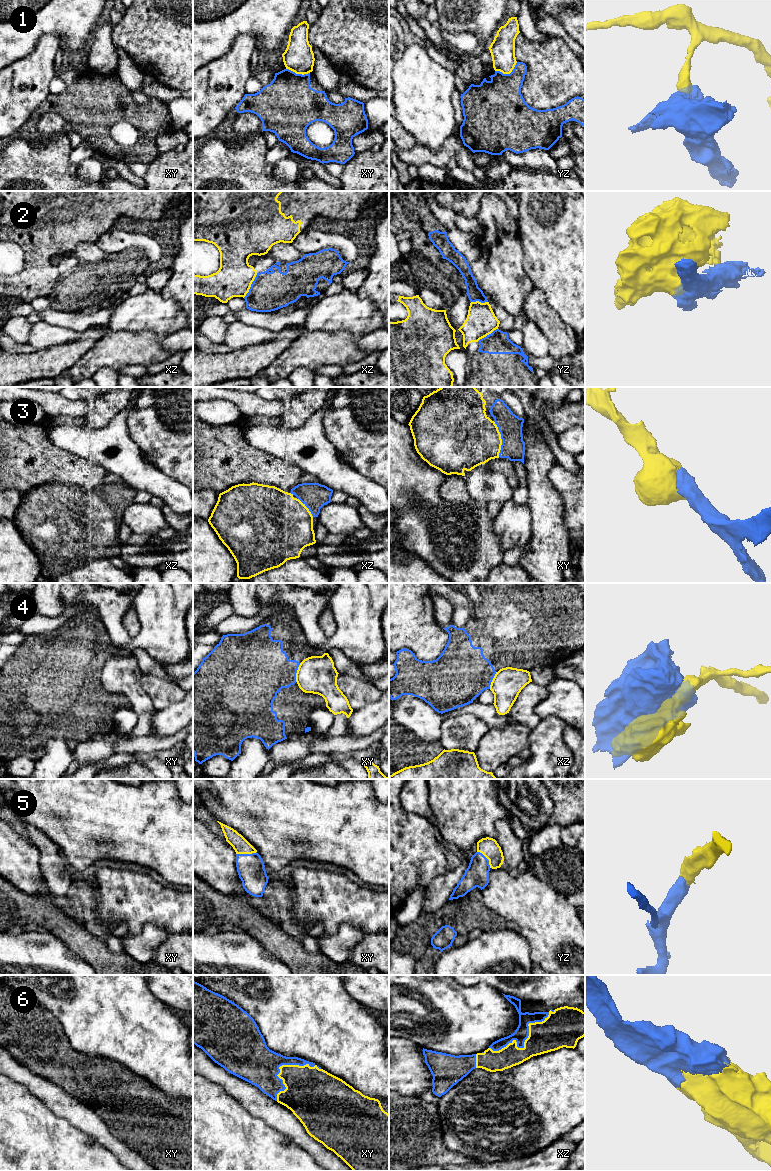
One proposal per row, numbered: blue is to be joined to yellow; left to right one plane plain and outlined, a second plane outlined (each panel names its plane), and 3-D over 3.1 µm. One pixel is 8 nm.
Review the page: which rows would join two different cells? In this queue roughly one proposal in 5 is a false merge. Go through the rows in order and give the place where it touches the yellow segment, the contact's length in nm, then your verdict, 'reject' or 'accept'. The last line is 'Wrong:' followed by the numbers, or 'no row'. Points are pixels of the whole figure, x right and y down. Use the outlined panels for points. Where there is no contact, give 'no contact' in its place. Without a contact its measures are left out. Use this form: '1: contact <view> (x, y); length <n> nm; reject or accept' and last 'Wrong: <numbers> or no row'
1: contact yz (507, 73); length 200 nm; reject
2: contact xz (250, 285); length 240 nm; reject
3: contact xy (501, 439); length 300 nm; accept
4: contact xy (297, 672); length 160 nm; reject
5: contact xy (246, 853); length 170 nm; accept
6: contact xz (524, 1042); length 550 nm; accept
Wrong: 1, 2, 4

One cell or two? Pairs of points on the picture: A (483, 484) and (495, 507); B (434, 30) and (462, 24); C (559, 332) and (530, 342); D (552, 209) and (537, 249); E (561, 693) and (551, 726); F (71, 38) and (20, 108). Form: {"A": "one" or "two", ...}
{"A": "two", "B": "two", "C": "two", "D": "one", "E": "two", "F": "two"}

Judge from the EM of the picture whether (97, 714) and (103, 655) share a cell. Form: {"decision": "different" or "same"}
{"decision": "same"}

